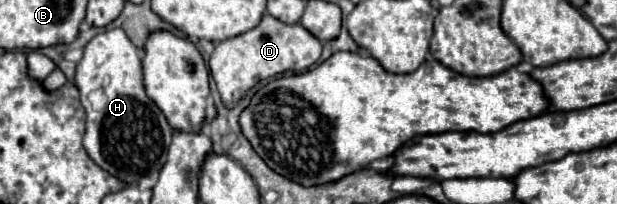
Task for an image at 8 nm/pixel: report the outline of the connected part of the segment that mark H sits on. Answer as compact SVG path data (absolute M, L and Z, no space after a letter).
M122 29L104 31L84 47L74 85L86 109L84 147L98 167L128 185L164 167L172 129L158 105L144 91L138 49Z

